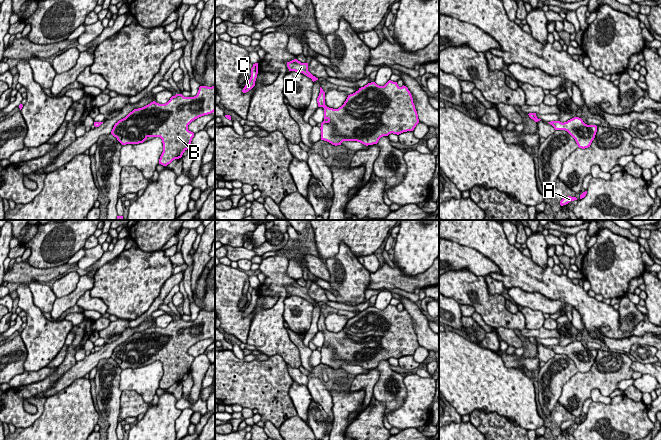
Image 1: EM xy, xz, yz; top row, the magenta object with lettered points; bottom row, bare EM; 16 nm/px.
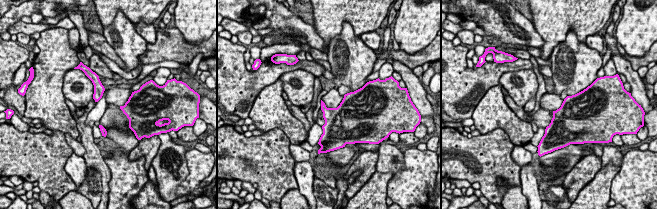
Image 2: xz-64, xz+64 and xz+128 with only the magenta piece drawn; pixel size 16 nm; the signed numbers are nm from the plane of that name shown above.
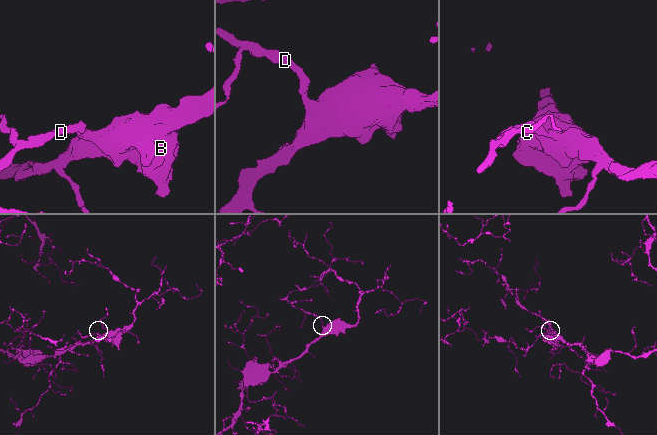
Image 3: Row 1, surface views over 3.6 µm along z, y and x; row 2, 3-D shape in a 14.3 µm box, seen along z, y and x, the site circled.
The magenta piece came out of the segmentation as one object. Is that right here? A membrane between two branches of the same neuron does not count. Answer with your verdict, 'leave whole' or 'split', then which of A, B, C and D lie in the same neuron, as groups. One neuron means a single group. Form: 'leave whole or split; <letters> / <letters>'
leave whole; A B C D

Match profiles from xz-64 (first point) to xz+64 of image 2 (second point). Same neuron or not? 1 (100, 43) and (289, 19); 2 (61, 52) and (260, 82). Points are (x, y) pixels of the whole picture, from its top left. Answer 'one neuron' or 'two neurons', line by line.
1: one neuron
2: two neurons

